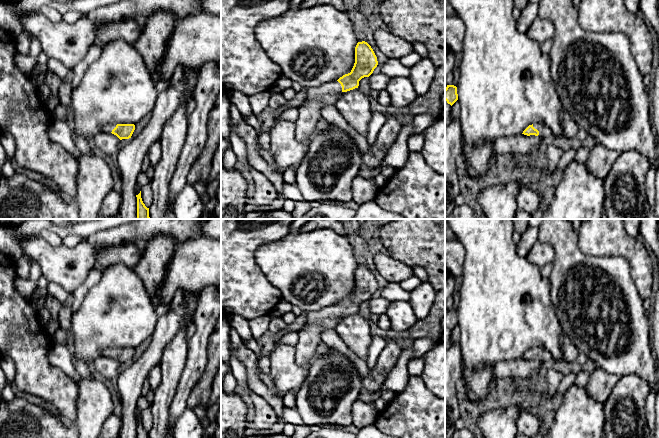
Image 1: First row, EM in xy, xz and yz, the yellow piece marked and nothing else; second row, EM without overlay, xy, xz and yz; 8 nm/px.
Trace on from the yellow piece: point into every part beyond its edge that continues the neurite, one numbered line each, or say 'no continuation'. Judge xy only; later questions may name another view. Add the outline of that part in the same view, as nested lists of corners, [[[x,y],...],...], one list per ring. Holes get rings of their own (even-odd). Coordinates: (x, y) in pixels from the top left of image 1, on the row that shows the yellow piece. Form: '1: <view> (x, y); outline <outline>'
1: xy (107, 128); outline [[[106,124],[102,126],[102,132],[111,133],[117,124]]]

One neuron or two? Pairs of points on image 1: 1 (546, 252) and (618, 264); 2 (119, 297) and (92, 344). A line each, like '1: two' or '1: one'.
1: two
2: one

